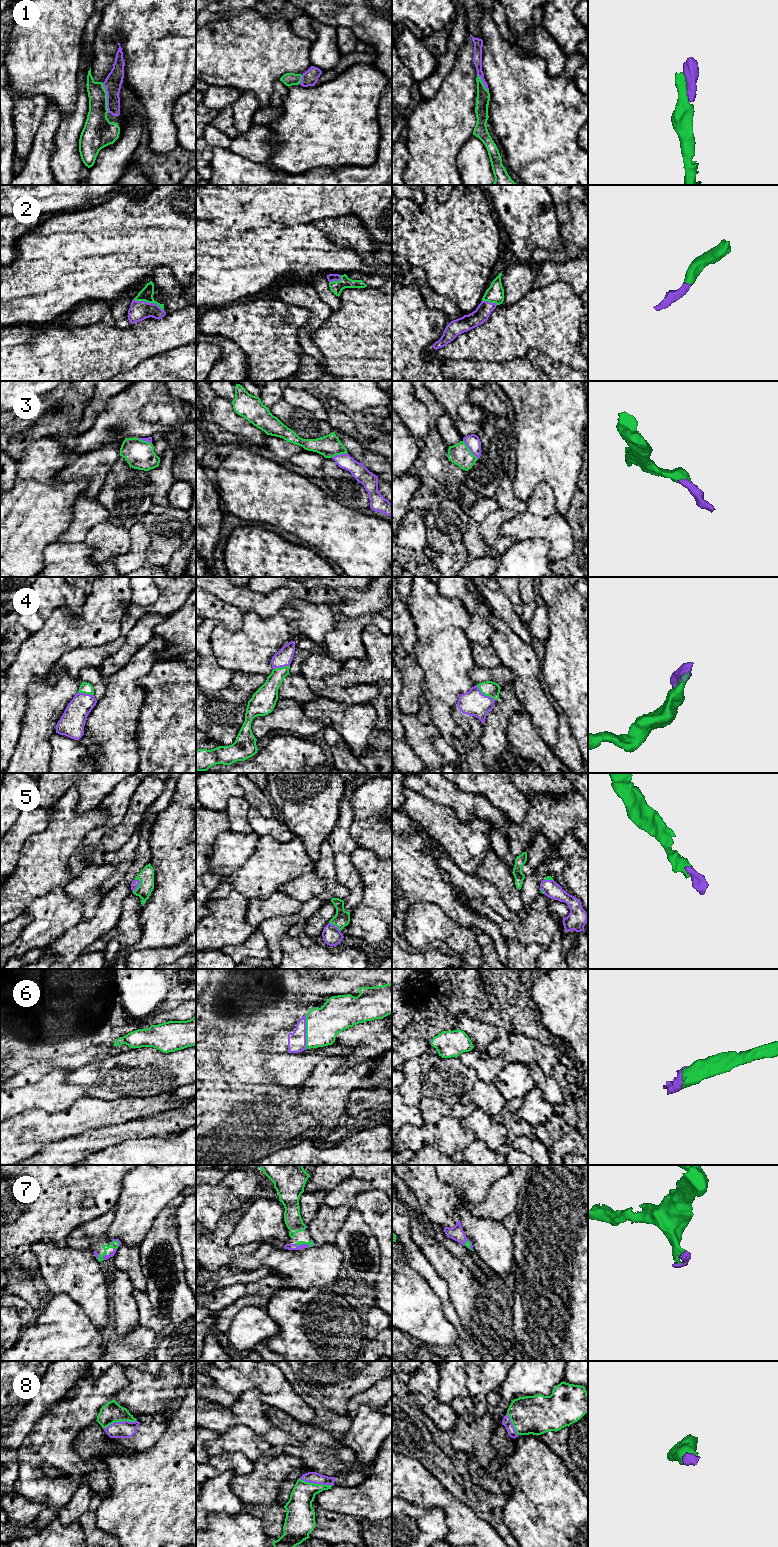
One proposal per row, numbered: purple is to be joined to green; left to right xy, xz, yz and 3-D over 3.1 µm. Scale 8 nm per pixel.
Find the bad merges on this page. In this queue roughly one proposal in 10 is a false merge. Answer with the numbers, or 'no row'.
no row

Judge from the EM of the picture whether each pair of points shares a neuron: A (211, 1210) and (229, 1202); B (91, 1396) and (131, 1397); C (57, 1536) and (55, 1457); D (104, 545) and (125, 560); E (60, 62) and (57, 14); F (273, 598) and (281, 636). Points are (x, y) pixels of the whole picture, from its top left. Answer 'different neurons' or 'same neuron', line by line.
A: same neuron
B: different neurons
C: different neurons
D: different neurons
E: same neuron
F: different neurons

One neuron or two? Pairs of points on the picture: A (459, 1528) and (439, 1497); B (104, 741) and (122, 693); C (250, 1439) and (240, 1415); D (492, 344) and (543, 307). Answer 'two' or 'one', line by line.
A: one
B: one
C: two
D: one

